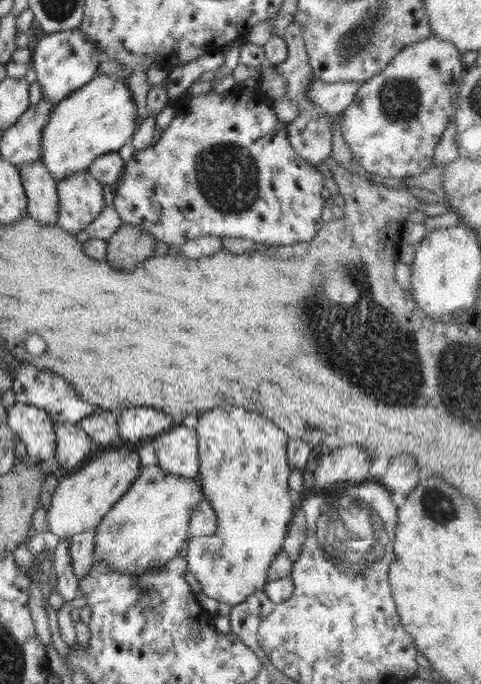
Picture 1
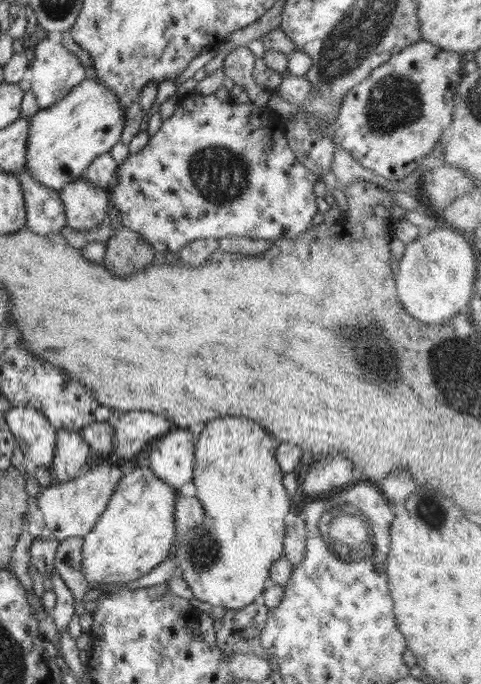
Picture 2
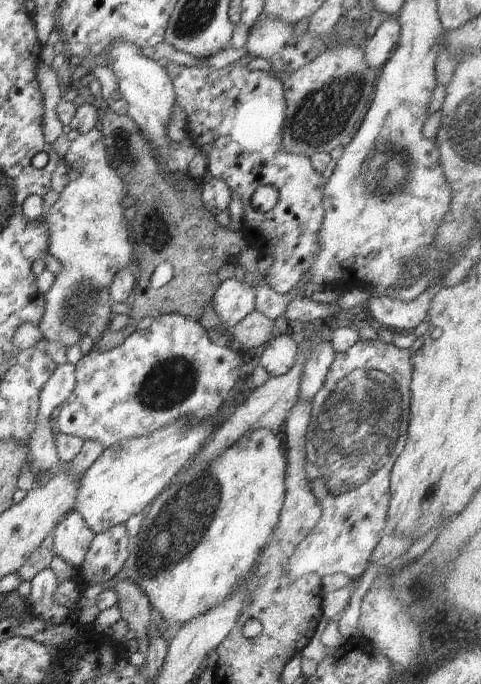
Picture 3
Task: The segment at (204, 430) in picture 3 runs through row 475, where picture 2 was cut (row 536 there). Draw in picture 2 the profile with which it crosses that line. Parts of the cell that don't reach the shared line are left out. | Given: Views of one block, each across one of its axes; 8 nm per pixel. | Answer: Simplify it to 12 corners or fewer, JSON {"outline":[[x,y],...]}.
{"outline":[[126,461],[85,534],[88,588],[128,583],[172,554],[179,491]]}

